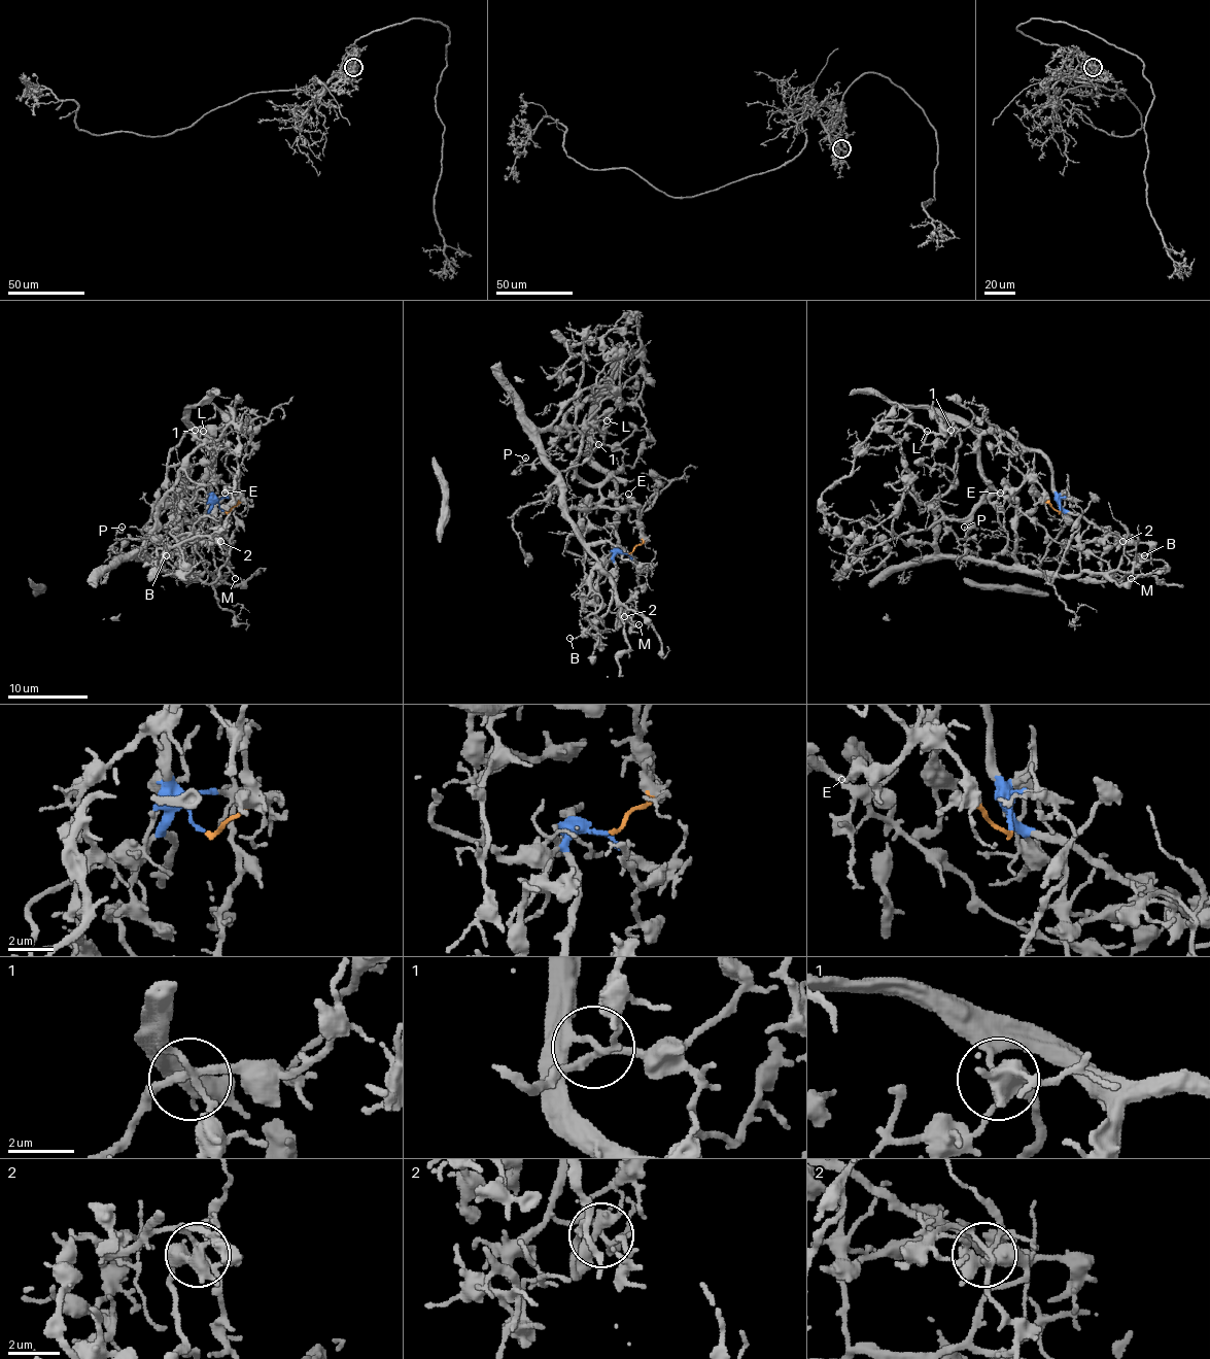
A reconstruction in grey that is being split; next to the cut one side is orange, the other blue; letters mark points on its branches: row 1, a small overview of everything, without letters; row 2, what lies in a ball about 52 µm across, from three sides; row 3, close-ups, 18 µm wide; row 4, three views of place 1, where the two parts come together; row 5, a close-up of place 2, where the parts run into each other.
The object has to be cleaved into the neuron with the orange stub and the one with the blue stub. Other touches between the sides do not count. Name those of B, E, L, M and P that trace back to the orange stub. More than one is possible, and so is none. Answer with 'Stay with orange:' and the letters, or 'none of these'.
Stay with orange: E

